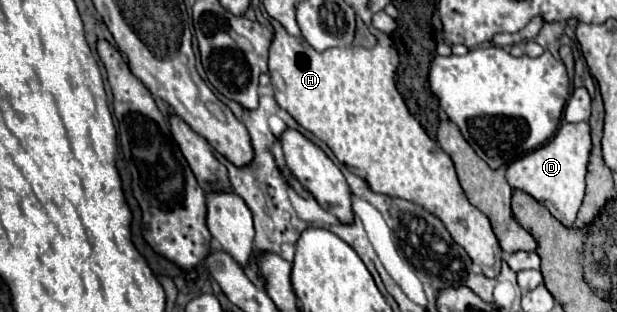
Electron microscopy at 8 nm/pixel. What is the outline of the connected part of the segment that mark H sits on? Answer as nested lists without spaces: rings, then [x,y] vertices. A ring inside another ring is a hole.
[[[270,22],[270,24],[274,26],[274,40],[270,44],[268,70],[274,86],[274,98],[280,104],[280,108],[290,112],[308,132],[312,132],[316,138],[328,144],[328,148],[334,152],[338,162],[350,166],[350,170],[360,178],[364,178],[374,192],[410,200],[414,204],[424,206],[434,216],[438,216],[452,234],[454,242],[460,244],[466,250],[466,254],[472,258],[476,271],[484,272],[488,278],[496,278],[500,274],[502,250],[492,232],[490,220],[468,202],[458,182],[452,158],[446,152],[438,150],[436,142],[410,114],[402,94],[398,92],[394,80],[398,54],[392,46],[392,40],[388,36],[382,36],[376,48],[372,50],[360,46],[346,46],[346,48],[330,48],[326,52],[316,52],[304,38],[294,38],[286,34],[286,30],[278,22]]]

